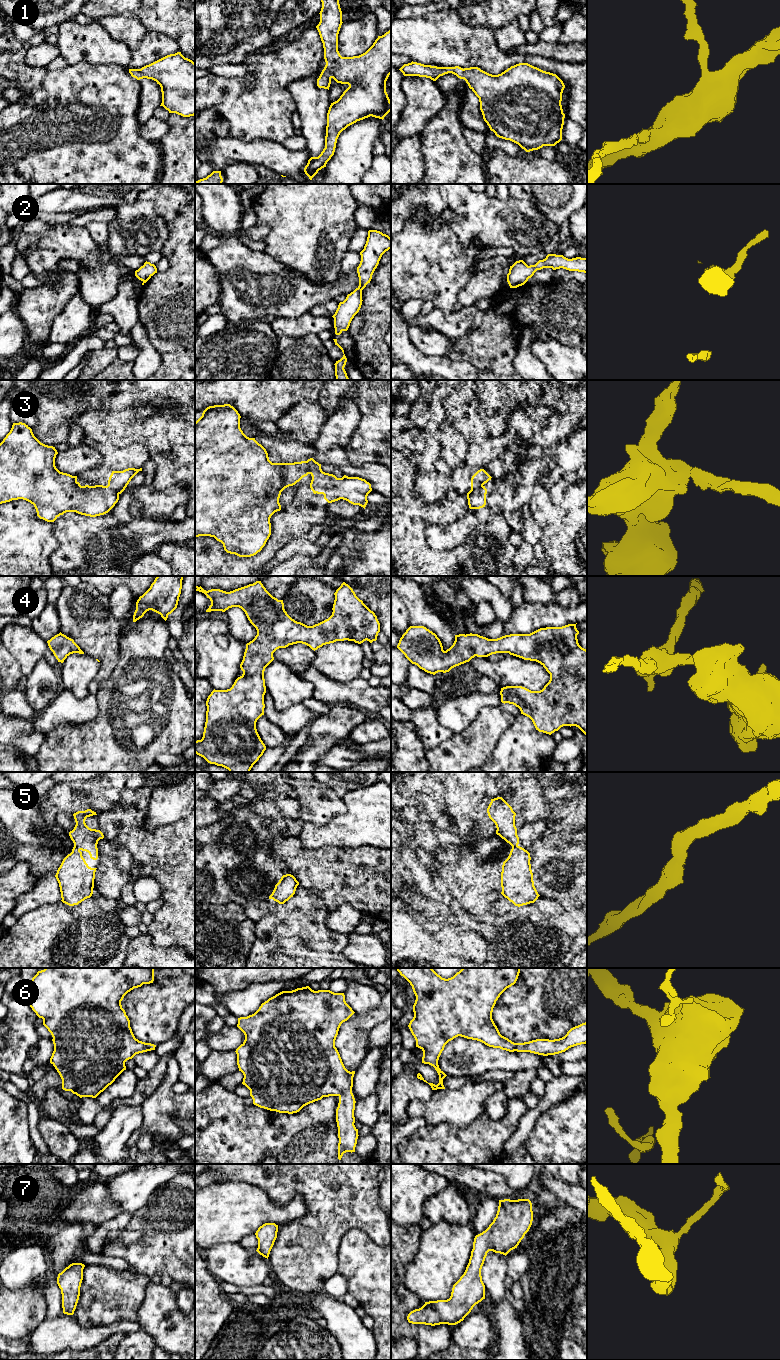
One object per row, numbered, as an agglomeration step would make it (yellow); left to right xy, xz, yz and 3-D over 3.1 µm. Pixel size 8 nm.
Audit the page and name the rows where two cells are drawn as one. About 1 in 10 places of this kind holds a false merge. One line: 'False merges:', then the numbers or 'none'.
False merges: 3

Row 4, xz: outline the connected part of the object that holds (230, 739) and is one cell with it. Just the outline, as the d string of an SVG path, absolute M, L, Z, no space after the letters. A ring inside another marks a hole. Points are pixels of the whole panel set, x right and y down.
M256 581L253 584L249 584L230 592L220 589L211 589L206 591L201 586L195 586L195 591L204 593L207 598L210 599L211 605L206 612L225 612L229 608L239 607L245 612L248 620L257 630L255 638L246 644L243 660L240 664L243 674L235 680L230 689L214 689L208 696L206 701L207 711L203 737L201 740L195 741L195 753L197 755L203 757L210 764L215 764L228 769L229 772L250 772L253 765L266 750L266 746L257 732L256 722L262 715L264 715L264 695L266 693L264 671L265 668L274 660L273 653L277 649L302 643L315 651L323 645L344 640L354 641L358 644L361 644L366 640L372 643L377 640L378 633L380 632L380 623L375 613L356 596L353 589L345 582L343 582L334 593L335 600L332 608L332 615L328 619L313 626L307 626L292 619L284 609L283 600L278 600L273 597L266 590L261 581Z

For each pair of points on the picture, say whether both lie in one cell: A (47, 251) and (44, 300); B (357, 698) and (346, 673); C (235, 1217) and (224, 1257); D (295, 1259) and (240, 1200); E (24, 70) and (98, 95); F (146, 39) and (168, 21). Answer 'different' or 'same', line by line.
A: different
B: different
C: different
D: different
E: different
F: different

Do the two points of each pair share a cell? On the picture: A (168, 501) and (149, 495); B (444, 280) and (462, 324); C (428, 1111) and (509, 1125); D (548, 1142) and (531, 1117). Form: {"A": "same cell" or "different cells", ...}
{"A": "same cell", "B": "different cells", "C": "different cells", "D": "different cells"}

